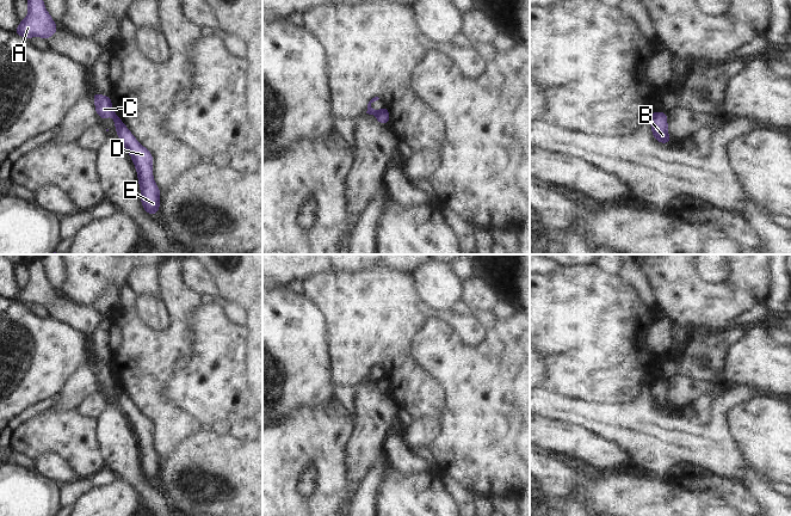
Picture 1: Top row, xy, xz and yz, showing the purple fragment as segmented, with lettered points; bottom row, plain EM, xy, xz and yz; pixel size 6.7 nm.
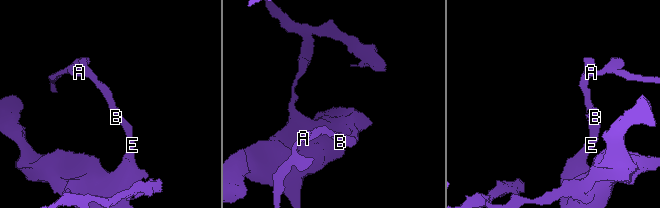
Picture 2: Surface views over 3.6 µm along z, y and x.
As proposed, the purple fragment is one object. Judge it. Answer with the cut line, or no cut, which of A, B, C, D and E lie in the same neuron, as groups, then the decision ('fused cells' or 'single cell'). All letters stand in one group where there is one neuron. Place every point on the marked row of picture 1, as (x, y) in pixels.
xy (116, 115), (113, 118) | A C / B D E | fused cells

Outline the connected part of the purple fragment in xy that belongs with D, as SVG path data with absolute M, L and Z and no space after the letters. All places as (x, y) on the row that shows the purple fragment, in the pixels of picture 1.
M115 117L117 136L125 146L135 164L138 183L141 186L141 201L148 214L156 215L160 207L160 190L153 179L153 156L123 124L122 119Z

